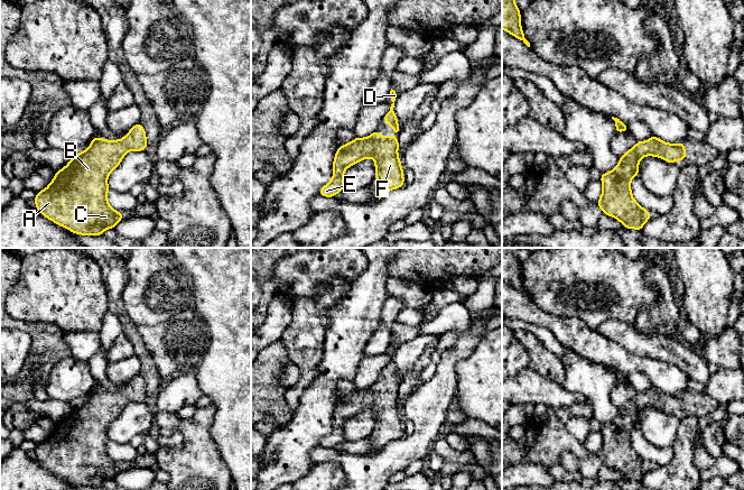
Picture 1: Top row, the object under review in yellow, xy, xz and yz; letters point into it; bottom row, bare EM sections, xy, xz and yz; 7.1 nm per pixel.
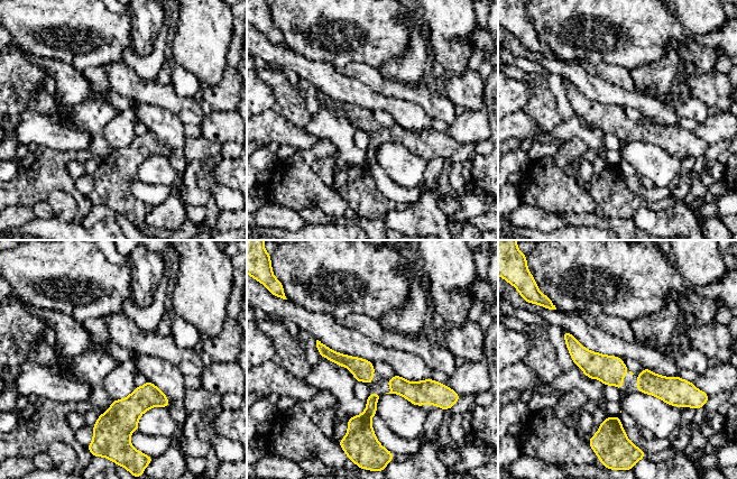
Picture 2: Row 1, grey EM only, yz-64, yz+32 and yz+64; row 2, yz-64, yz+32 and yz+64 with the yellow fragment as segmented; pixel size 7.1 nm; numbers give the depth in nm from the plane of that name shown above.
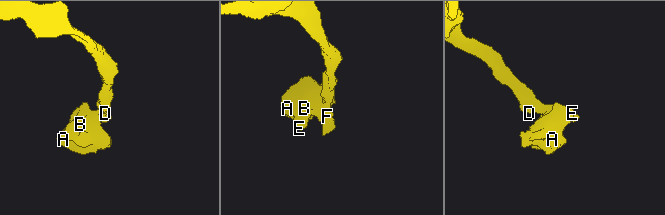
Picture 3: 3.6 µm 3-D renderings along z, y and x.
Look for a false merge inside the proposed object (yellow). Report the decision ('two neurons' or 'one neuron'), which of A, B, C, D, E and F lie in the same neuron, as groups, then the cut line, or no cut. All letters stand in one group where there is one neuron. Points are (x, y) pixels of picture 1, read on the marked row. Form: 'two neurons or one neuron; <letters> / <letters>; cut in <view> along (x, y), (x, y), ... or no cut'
one neuron; A B C D E F; no cut

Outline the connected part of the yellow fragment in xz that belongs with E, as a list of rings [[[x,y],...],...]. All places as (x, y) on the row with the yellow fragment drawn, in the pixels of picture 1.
[[[375,130],[366,138],[359,138],[338,147],[333,161],[333,178],[319,189],[319,195],[333,197],[344,189],[344,170],[365,158],[375,163],[379,200],[390,189],[403,186],[403,168],[398,155],[399,140],[393,136],[380,136]]]

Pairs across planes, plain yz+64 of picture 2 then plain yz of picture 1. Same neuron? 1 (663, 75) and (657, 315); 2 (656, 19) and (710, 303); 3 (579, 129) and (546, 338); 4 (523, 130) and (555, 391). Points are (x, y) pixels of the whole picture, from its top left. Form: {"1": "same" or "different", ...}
{"1": "same", "2": "different", "3": "same", "4": "same"}

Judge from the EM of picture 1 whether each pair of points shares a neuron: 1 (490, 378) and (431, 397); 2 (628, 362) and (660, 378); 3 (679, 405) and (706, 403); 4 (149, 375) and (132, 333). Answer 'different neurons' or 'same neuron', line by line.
1: different neurons
2: same neuron
3: same neuron
4: same neuron

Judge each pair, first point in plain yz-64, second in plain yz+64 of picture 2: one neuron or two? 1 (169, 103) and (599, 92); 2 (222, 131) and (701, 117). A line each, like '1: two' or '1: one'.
1: two
2: two

